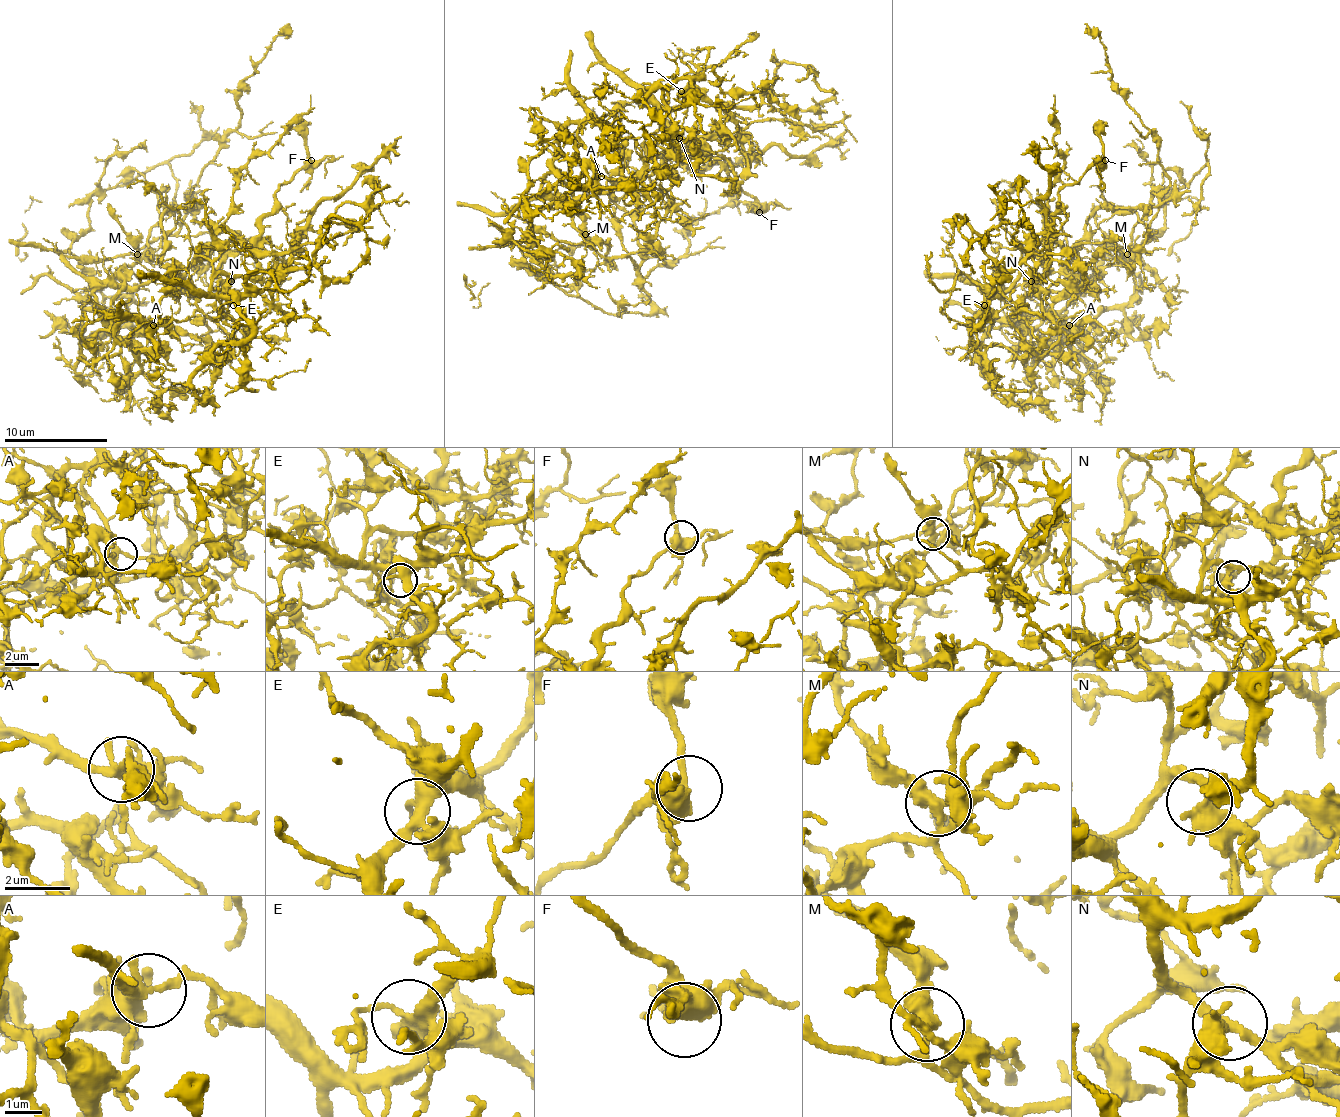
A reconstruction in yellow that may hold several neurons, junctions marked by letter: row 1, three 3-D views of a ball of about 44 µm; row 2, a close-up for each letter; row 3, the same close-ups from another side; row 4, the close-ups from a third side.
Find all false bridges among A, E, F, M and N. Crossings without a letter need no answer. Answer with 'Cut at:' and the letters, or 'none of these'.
Cut at: M

